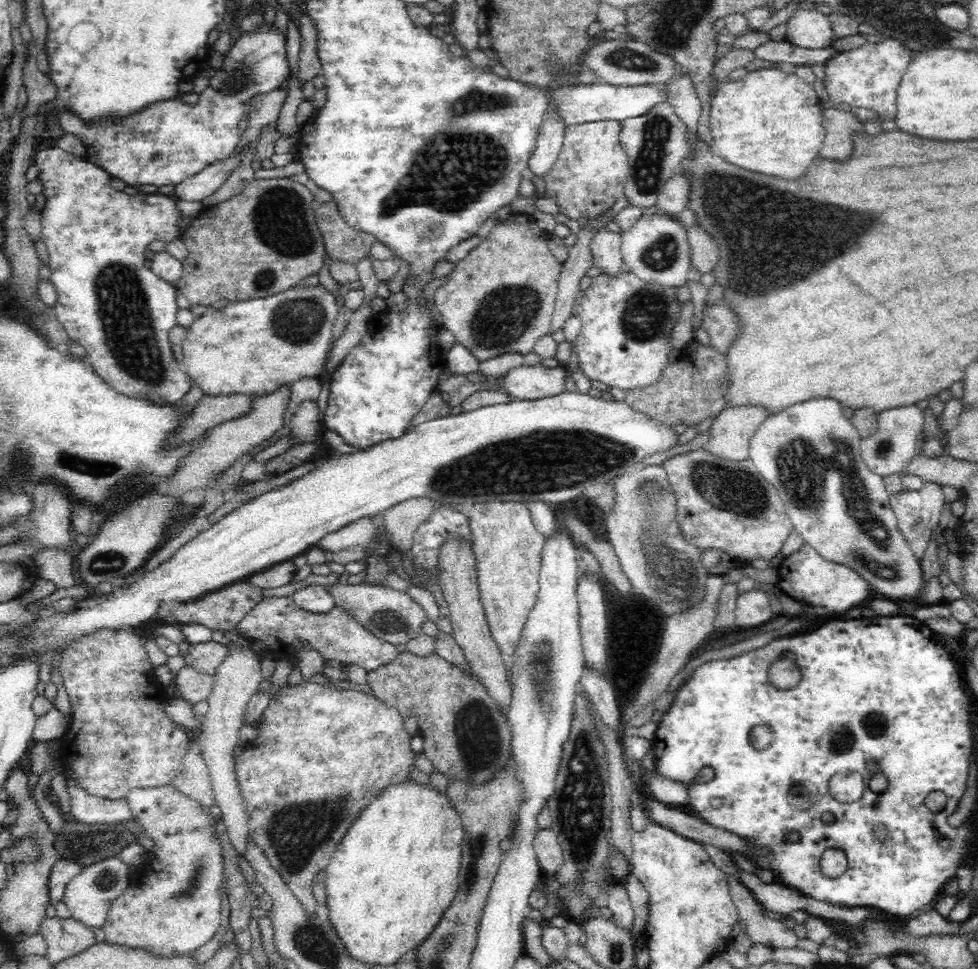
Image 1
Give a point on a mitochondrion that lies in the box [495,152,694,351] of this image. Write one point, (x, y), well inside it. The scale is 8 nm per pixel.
(645, 317)

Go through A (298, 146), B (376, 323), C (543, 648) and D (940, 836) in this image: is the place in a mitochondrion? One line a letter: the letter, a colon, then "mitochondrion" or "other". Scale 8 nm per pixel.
A: other
B: other
C: mitochondrion
D: other

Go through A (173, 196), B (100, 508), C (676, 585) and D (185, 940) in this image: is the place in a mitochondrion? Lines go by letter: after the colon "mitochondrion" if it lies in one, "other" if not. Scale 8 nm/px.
A: other
B: other
C: mitochondrion
D: other

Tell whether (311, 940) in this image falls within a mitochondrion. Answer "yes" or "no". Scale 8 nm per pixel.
yes

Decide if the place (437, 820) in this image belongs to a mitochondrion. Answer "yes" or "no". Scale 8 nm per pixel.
no

